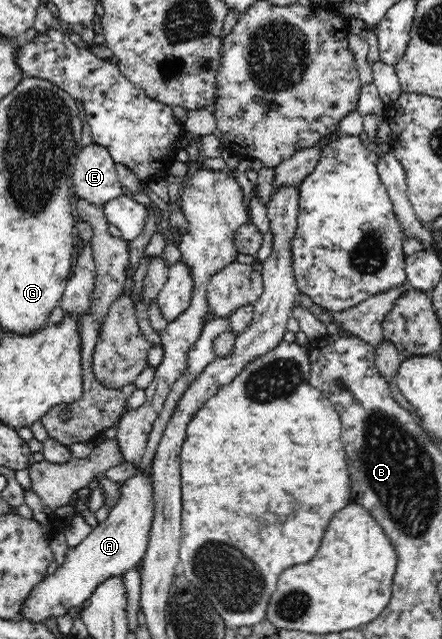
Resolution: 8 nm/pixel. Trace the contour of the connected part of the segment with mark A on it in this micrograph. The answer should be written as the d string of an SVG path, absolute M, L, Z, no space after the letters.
M138 468L119 488L120 501L112 507L108 519L98 524L78 547L68 549L63 566L34 587L34 592L22 610L22 619L42 622L52 615L64 616L70 608L78 607L90 599L96 586L105 577L124 574L141 563L155 517L155 482L152 471Z

